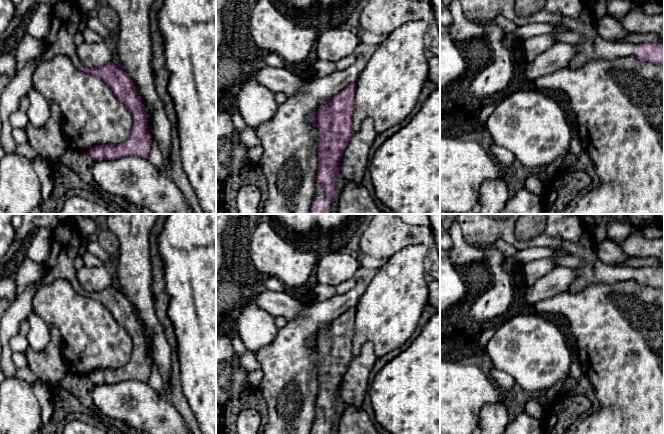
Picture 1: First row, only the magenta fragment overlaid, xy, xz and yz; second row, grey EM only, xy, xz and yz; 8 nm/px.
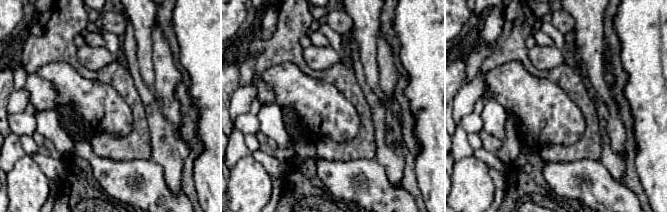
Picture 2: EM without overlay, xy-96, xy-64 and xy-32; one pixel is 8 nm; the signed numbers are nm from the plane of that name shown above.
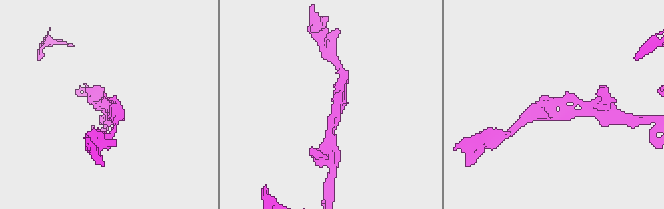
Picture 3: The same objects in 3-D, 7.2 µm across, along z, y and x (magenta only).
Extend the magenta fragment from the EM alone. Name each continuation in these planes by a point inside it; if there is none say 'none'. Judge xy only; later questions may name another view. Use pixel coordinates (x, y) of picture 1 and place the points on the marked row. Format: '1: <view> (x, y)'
1: xy (65, 17)

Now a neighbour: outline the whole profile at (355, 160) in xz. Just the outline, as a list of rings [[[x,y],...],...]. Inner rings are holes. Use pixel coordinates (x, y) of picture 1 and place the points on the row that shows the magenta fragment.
[[[367,117],[349,140],[339,165],[339,174],[348,182],[360,184],[369,166],[370,150],[377,135],[374,120]]]

